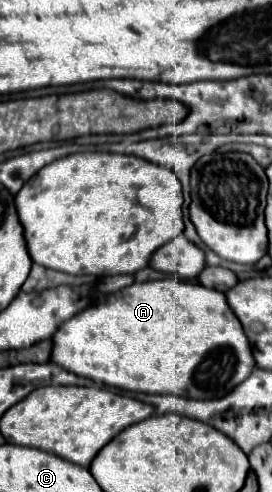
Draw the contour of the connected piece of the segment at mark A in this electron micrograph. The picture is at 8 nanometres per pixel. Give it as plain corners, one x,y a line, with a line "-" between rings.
171,276
165,280
153,280
153,282
135,282
115,294
105,296
105,300
97,306
89,306
87,310
83,310
81,314
73,316
71,320
63,322
59,326
59,330
53,336
53,352
51,352
51,360
57,362
59,366
63,366
69,372
75,372
79,376
91,378
95,382
107,384
107,386
115,386
115,388
123,388
123,390
131,390
131,392
145,392
145,394
177,394
183,398
221,398
227,392
231,392
235,386
239,386
239,382
243,382
255,368
255,358
249,346
249,340
243,332
243,326
239,322
239,318
235,316
235,312
231,310
231,306
227,304
225,294
205,288
197,282
189,282
189,280
181,280
179,276

